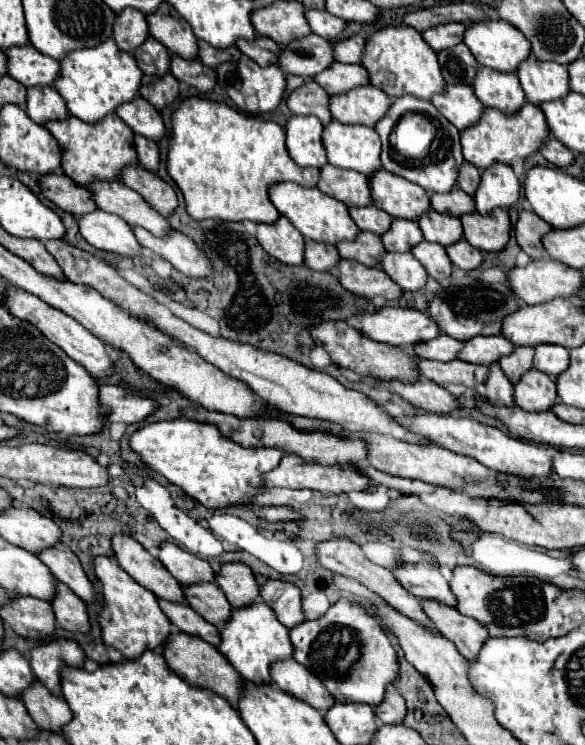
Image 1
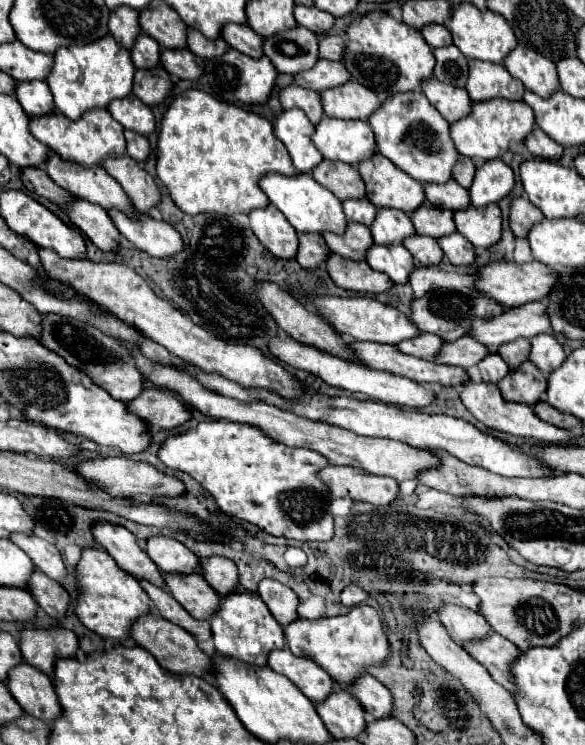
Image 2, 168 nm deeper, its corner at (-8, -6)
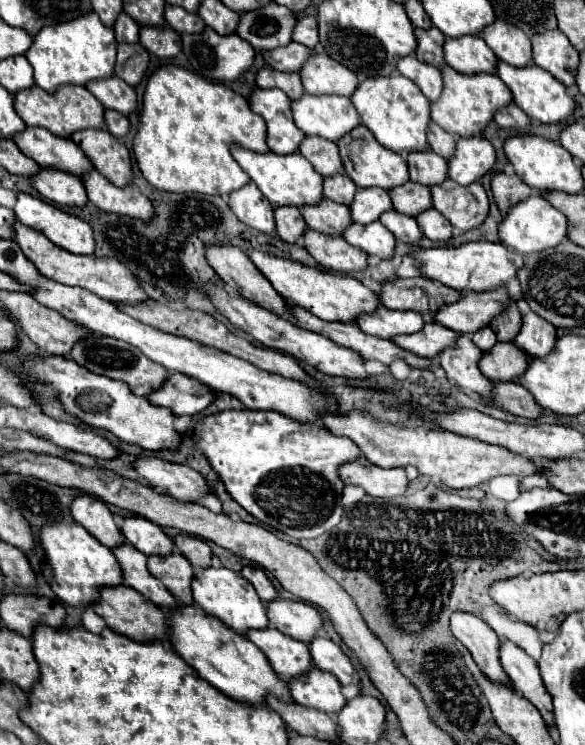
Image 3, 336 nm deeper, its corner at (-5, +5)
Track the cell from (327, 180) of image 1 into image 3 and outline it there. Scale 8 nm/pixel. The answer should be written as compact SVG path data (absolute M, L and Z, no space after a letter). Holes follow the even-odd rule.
M304 137L298 147L298 153L304 155L312 163L312 167L324 177L344 173L338 147L332 141L326 141L322 137Z

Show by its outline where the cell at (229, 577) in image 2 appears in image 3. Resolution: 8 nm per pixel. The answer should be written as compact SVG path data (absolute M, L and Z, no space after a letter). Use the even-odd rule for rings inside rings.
M176 535L174 545L176 545L176 551L182 553L192 563L192 567L196 567L196 569L210 567L212 551L206 545L206 541L192 537L192 535Z

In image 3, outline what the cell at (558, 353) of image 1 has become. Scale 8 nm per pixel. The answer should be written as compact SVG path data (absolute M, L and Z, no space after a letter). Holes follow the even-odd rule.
M528 311L522 315L522 327L514 337L514 343L530 357L546 357L556 343L556 327L534 311Z

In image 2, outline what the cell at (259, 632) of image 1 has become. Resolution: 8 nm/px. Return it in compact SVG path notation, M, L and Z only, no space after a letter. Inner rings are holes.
M237 590L221 602L219 612L211 618L211 630L219 656L233 658L237 662L245 662L259 668L267 666L267 656L271 650L285 648L285 634L281 624L273 620L273 614L261 598L255 598L245 590Z

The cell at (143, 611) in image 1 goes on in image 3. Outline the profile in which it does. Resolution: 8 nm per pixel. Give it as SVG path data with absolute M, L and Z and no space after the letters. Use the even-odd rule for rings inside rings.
M50 523L40 529L38 545L44 551L45 567L42 571L46 583L52 591L68 605L88 607L98 599L102 585L122 583L120 565L114 553L96 541L82 525L78 523Z

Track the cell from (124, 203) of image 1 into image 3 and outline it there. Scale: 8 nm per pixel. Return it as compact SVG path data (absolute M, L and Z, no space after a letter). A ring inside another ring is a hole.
M26 127L22 133L16 133L12 141L40 167L60 169L78 177L92 169L92 163L76 143L66 141L66 137L54 137L48 129Z

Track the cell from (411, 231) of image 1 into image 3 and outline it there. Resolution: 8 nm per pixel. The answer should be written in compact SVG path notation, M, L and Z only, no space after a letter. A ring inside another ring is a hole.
M358 189L350 203L352 221L362 225L376 221L388 209L392 209L392 201L384 189Z

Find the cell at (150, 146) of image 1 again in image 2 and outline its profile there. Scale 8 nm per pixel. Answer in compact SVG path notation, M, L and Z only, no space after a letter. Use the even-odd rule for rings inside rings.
M125 130L125 138L127 138L127 152L133 160L137 160L139 164L145 164L145 160L151 156L151 146L149 140L145 136L139 136L131 130Z

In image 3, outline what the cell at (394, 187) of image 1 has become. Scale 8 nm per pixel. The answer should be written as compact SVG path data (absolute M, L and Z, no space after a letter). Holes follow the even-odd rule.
M358 125L358 129L352 129L338 141L340 157L344 163L346 175L356 183L356 187L382 187L382 189L392 189L398 185L404 185L408 181L408 165L402 155L390 153L390 149L378 145L376 137L366 129L366 125Z

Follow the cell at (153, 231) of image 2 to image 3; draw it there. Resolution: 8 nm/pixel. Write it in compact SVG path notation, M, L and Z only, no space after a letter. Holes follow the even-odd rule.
M96 169L84 173L82 177L88 201L94 203L98 209L116 213L116 215L128 215L136 219L152 219L152 203L148 197L140 193L136 185L126 185L126 187L116 187L110 183L106 177L102 177Z

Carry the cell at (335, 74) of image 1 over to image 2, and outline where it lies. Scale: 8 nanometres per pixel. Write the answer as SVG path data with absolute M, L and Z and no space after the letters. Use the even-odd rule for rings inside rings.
M319 60L315 64L315 68L311 68L309 72L301 72L295 76L295 84L309 88L309 90L329 90L329 88L337 88L341 84L347 84L353 76L349 76L347 68L343 62L331 62L331 60Z

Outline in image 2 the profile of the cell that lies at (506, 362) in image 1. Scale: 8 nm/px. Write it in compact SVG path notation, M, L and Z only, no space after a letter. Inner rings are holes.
M521 338L521 340L515 340L515 342L503 344L497 352L507 362L509 368L519 368L523 362L529 360L529 348L531 348L531 342Z

